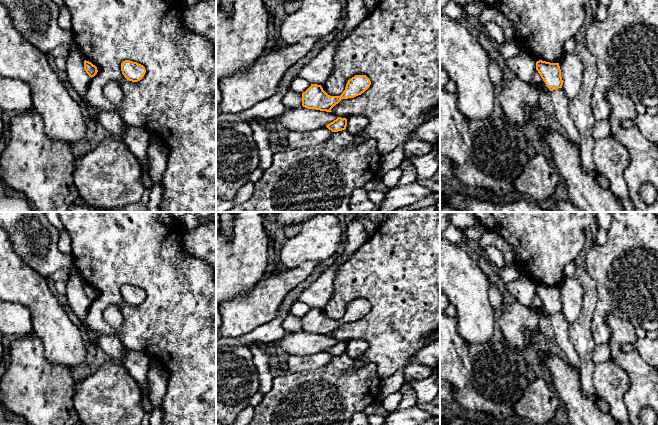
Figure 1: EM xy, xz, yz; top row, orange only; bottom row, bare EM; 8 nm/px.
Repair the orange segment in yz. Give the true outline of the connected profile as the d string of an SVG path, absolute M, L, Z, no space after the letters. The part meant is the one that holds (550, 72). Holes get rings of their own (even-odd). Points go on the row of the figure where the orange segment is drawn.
M539 60L536 62L536 70L550 91L562 88L563 80L559 63Z

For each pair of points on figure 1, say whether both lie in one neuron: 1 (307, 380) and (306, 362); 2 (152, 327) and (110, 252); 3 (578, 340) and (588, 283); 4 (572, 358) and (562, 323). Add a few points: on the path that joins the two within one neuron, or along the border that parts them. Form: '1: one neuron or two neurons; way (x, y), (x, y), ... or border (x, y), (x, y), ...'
1: two neurons; border (328, 361), (314, 368), (289, 372)
2: one neuron; way (152, 307), (152, 290), (130, 268)
3: one neuron; way (581, 326), (588, 308), (588, 297)
4: one neuron; way (568, 349), (562, 339), (562, 332)

